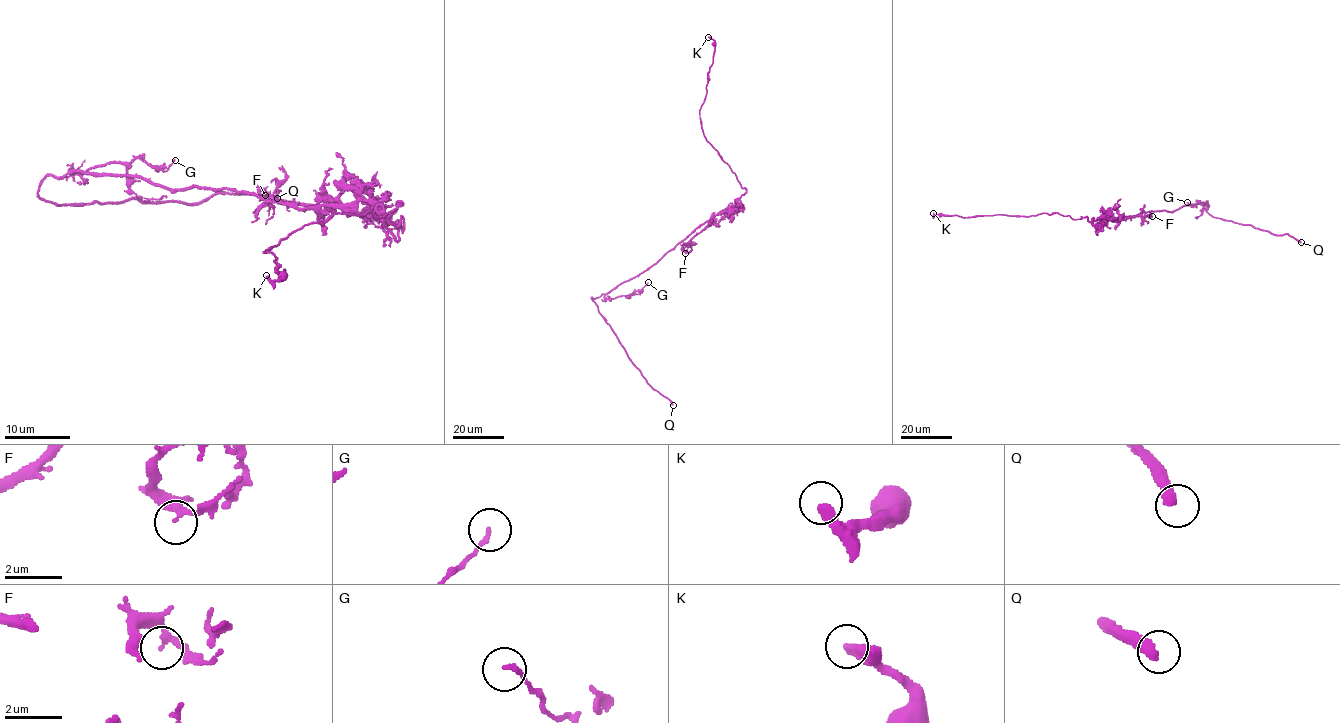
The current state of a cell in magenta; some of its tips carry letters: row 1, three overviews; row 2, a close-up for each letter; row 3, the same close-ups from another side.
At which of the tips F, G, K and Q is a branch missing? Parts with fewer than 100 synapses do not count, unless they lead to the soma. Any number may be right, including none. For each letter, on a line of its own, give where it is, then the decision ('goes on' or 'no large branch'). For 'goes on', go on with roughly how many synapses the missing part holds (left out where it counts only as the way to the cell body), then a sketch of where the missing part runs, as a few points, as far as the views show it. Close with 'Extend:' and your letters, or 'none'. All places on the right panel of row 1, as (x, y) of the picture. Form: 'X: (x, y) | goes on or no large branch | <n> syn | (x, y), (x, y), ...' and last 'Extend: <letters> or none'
F: (1152, 216) | no large branch
G: (1187, 202) | no large branch
K: (933, 213) | no large branch
Q: (1301, 242) | goes on
Extend: Q

